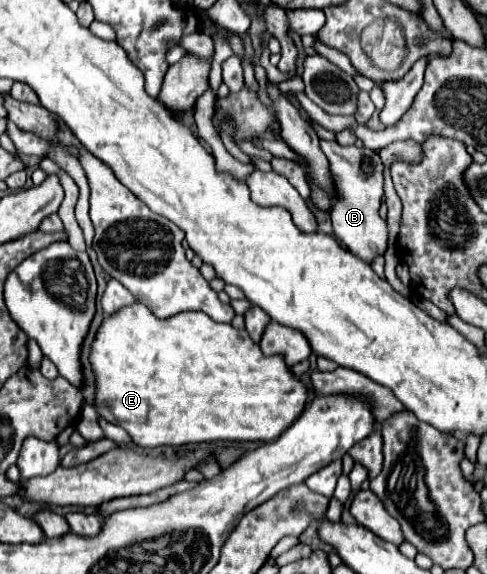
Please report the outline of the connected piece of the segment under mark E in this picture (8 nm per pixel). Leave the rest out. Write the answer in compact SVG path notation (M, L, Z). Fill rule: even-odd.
M141 302L129 304L103 318L91 344L89 362L95 374L97 414L115 420L141 448L201 442L271 442L303 412L307 400L307 388L289 372L283 358L265 358L243 330L215 322L203 312L181 312L159 320Z

